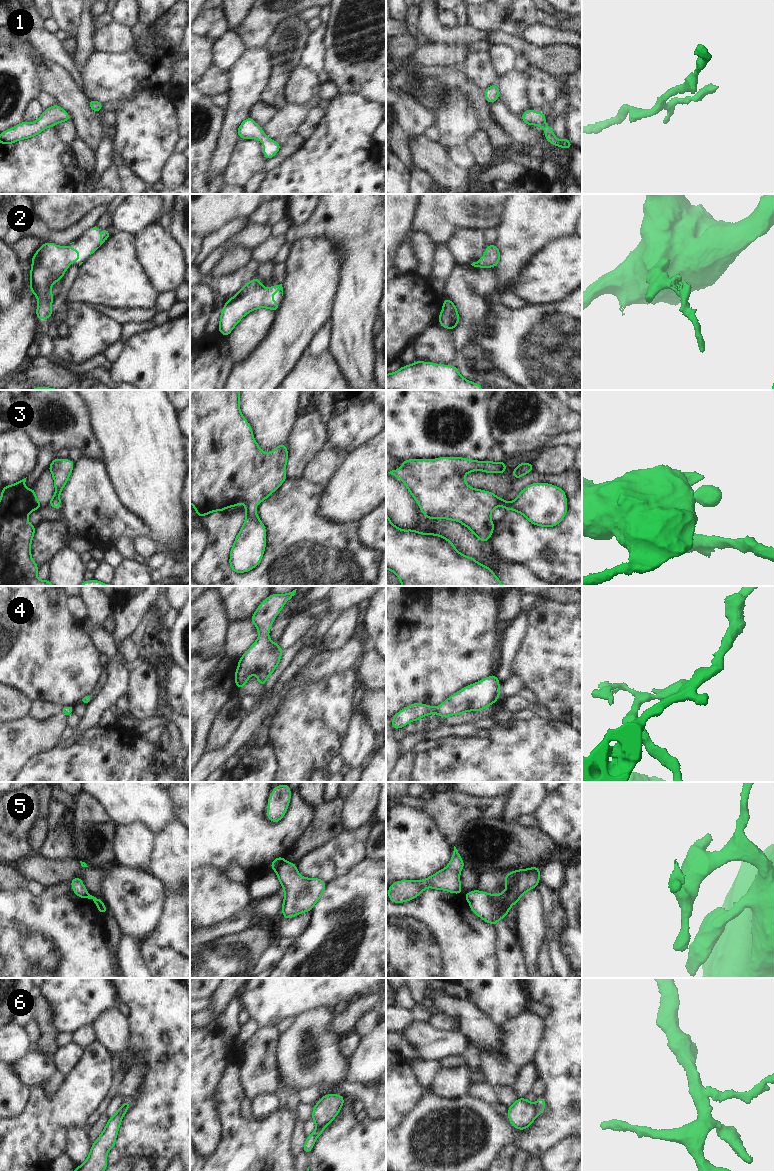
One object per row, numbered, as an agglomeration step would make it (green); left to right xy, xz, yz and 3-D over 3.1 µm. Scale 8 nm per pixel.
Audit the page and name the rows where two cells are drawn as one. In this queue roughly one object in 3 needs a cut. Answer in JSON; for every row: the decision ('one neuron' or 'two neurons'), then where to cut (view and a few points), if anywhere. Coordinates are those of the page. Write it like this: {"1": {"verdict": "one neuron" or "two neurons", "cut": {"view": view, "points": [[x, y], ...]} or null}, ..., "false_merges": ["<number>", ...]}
{"1": {"verdict": "one neuron", "cut": null}, "2": {"verdict": "one neuron", "cut": null}, "3": {"verdict": "one neuron", "cut": null}, "4": {"verdict": "one neuron", "cut": null}, "5": {"verdict": "two neurons", "cut": {"view": "xz", "points": [[284, 860], [275, 871]]}}, "6": {"verdict": "two neurons", "cut": {"view": "yz", "points": [[534, 1104], [535, 1111], [538, 1114]]}}, "false_merges": ["5", "6"]}

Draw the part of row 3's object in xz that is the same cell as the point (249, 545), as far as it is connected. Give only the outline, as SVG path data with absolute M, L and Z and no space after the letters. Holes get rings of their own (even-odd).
M190 390L190 503L197 516L244 503L246 518L230 550L229 565L235 573L245 573L258 566L266 548L266 528L256 513L256 505L268 498L288 479L286 444L278 444L272 452L263 453L253 438L253 430L240 412L239 390Z

